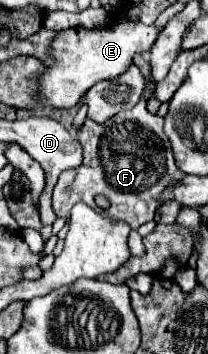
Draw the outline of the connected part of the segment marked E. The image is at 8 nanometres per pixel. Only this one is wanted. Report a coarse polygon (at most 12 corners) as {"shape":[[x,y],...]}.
{"shape":[[160,28],[62,30],[40,100],[72,108],[150,52]]}

